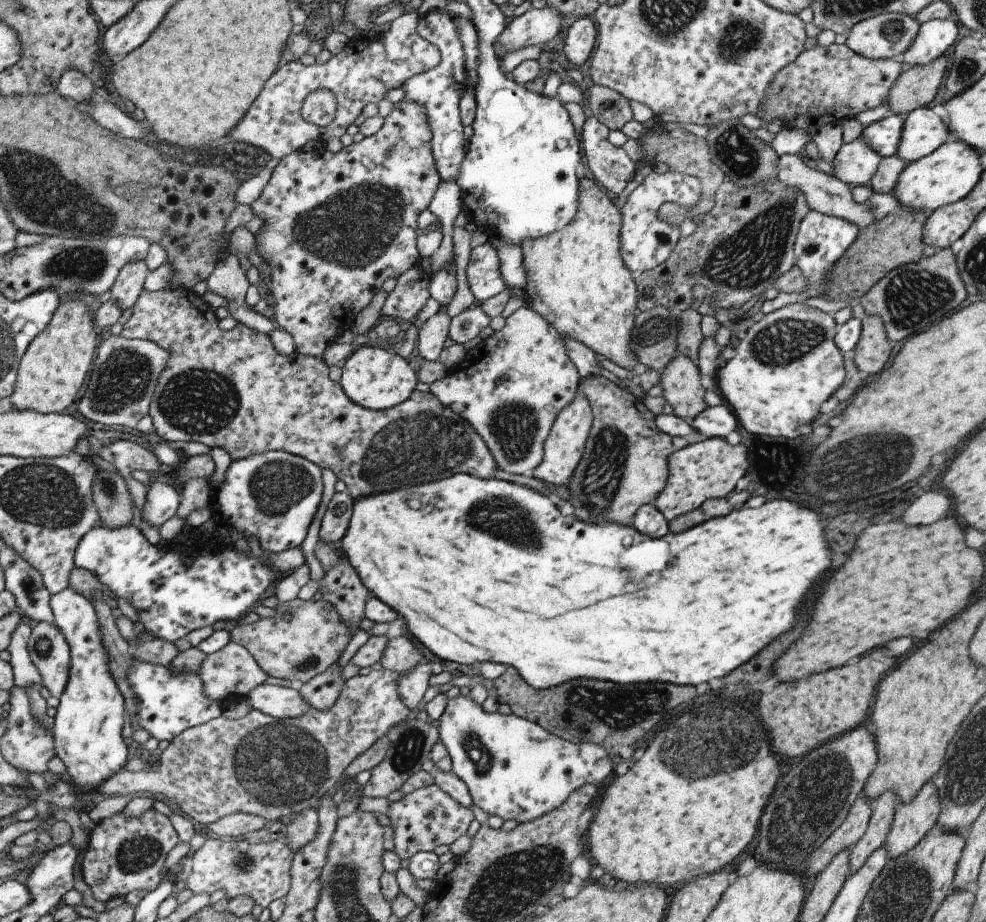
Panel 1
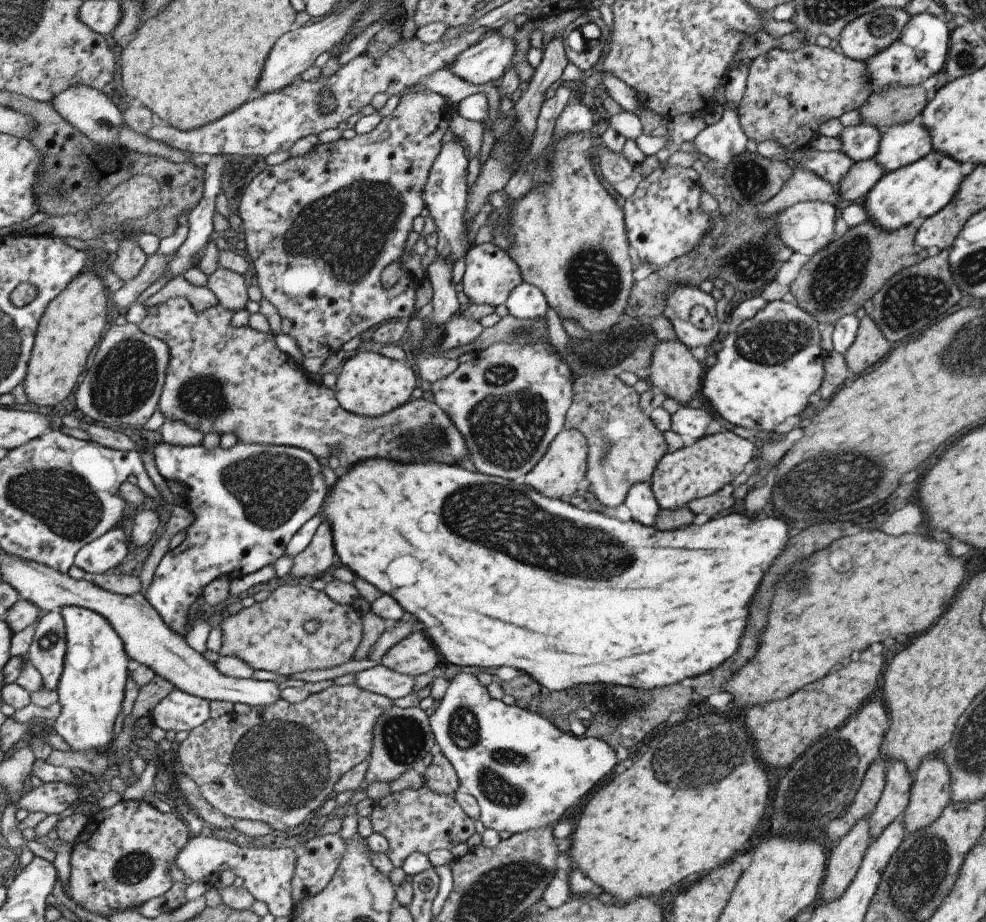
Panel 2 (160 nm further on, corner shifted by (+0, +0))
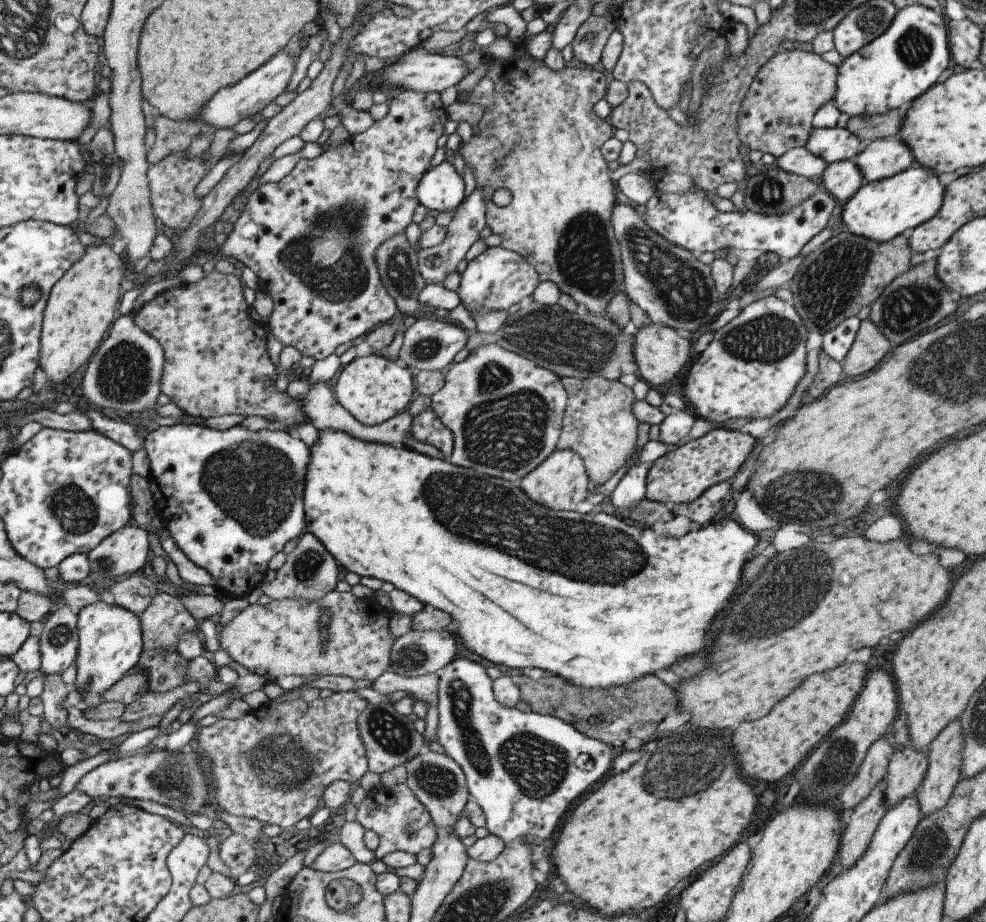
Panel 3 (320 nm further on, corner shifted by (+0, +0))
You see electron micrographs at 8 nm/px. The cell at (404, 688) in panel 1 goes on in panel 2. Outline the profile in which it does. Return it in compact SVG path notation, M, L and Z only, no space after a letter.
M383 665L359 671L354 675L355 686L393 700L409 694L413 686L413 677L393 672Z

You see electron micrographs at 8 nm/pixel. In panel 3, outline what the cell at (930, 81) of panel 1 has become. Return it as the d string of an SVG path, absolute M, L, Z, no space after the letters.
M903 105L899 109L886 112L884 115L849 117L844 128L858 137L861 144L885 137L889 138L898 134L899 126L907 109L908 105Z

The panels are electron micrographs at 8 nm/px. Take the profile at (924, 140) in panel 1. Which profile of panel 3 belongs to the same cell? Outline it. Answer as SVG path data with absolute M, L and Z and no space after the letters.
M897 134L863 144L853 157L864 184L889 178L913 166L913 158Z

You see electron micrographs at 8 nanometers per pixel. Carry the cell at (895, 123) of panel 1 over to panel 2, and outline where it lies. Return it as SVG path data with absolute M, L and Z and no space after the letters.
M870 124L843 127L836 136L839 140L839 152L847 155L852 162L866 161L875 154L881 134Z

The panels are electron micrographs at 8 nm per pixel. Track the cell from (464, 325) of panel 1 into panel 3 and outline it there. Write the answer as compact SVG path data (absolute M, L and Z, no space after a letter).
M422 315L403 332L402 347L397 352L395 361L411 372L420 370L439 371L445 368L455 353L466 343L466 332L455 324L437 320L435 316Z

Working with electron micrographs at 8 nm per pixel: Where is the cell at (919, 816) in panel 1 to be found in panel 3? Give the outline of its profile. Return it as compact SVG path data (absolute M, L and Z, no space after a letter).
M958 718L950 720L928 744L928 765L923 780L915 792L915 798L923 816L934 813L946 805L947 799L960 780L963 745L962 726Z

